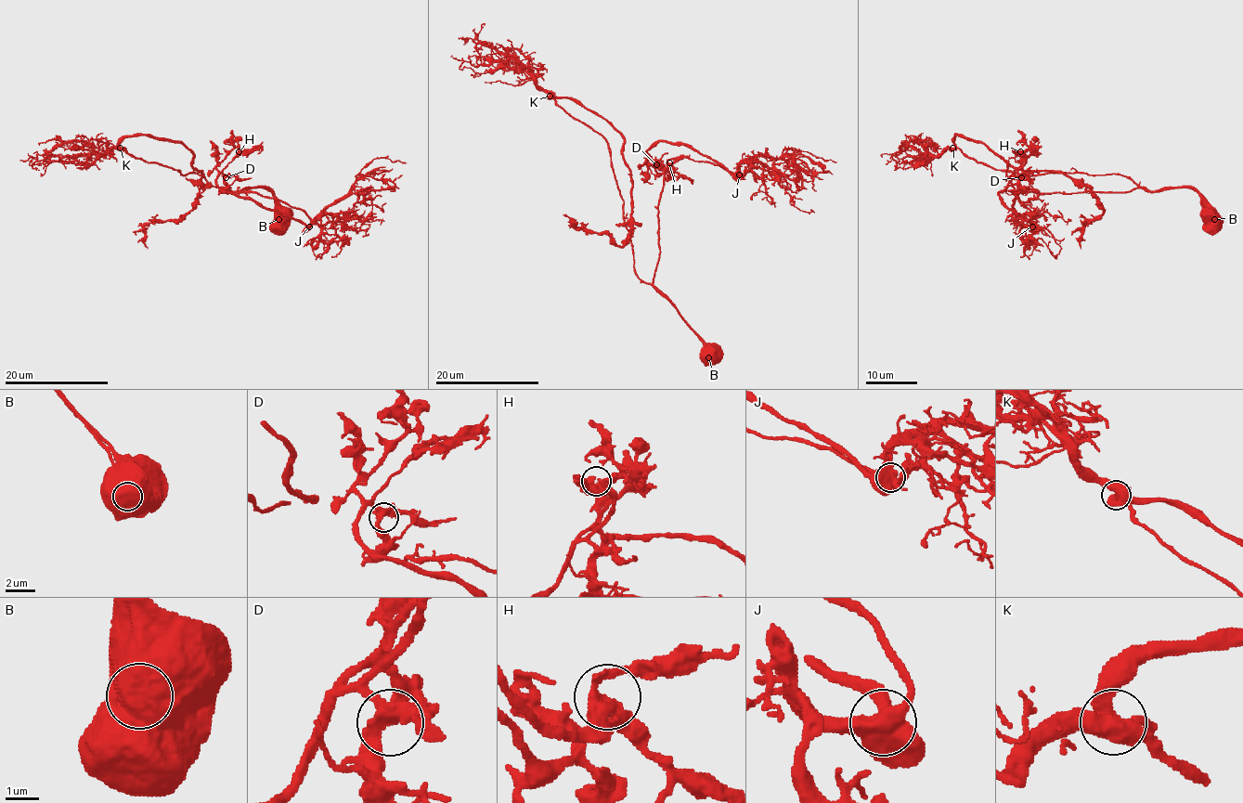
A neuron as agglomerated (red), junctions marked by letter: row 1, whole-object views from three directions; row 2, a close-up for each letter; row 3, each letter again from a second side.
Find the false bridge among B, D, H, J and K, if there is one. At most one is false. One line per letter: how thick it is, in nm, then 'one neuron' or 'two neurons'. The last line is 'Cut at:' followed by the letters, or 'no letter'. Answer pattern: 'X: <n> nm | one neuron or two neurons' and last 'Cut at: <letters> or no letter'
B: 1500 nm | two neurons
D: 440 nm | one neuron
H: 380 nm | one neuron
J: 550 nm | one neuron
K: 500 nm | one neuron
Cut at: B

